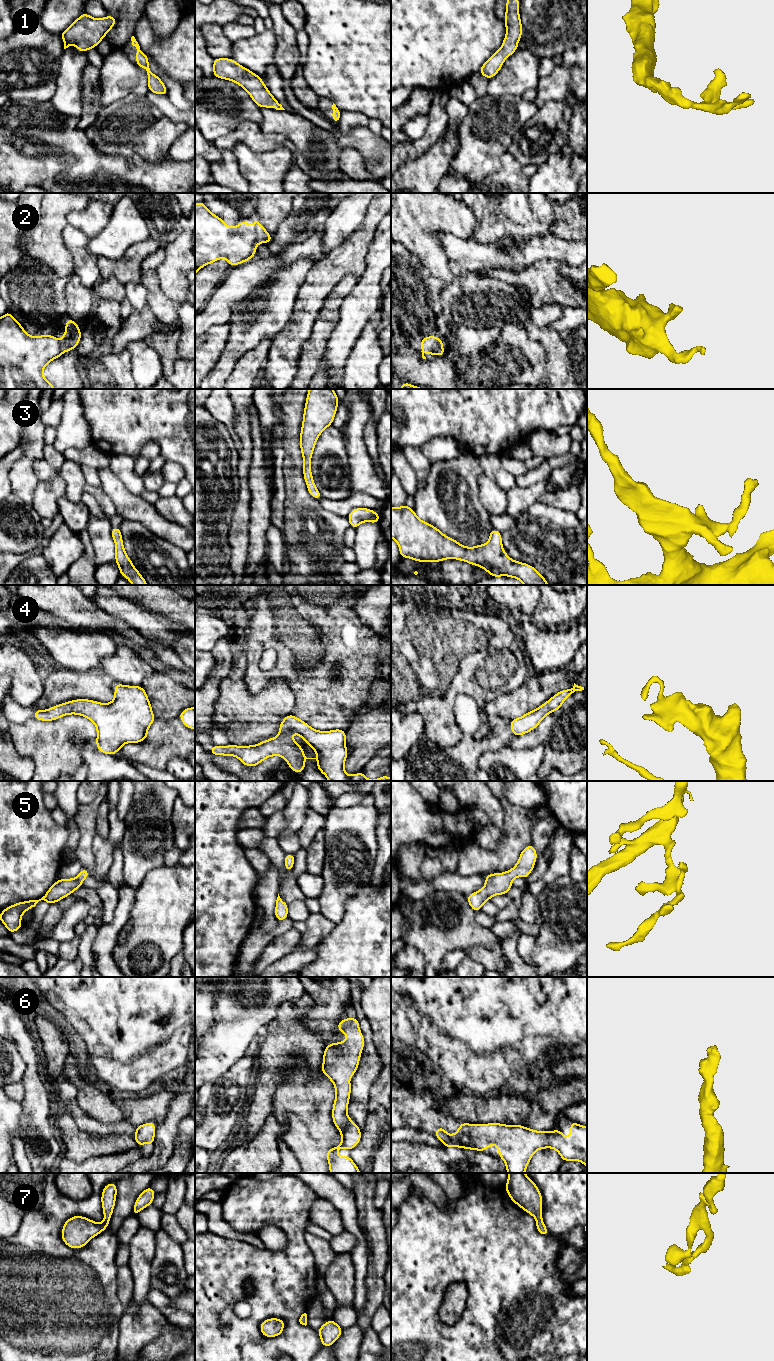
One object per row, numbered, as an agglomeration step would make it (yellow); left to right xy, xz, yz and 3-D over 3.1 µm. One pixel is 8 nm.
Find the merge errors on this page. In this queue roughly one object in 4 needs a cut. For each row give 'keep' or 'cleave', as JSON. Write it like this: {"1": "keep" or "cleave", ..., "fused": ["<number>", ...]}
{"1": "keep", "2": "keep", "3": "keep", "4": "keep", "5": "keep", "6": "keep", "7": "keep", "fused": []}

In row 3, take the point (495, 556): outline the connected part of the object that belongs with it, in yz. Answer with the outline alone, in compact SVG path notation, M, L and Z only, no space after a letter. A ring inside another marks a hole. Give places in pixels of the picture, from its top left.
M407 503L401 507L391 507L391 538L399 547L401 558L411 558L416 562L441 562L446 559L465 561L471 565L481 567L493 577L508 576L520 580L524 585L549 585L532 565L511 559L503 550L502 535L492 529L489 542L474 547L466 547L455 539L444 535L437 527L420 520L414 509Z

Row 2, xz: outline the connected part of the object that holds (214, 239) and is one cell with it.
M204 202L195 203L195 275L202 267L221 258L225 258L231 267L244 263L255 257L259 242L268 244L272 237L256 219L252 226L248 221L240 221L232 228L212 214Z

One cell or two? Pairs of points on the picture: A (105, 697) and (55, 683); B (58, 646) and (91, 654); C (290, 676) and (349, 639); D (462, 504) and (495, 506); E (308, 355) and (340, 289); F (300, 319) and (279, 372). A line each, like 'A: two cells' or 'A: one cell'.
A: one cell
B: one cell
C: one cell
D: two cells
E: one cell
F: one cell

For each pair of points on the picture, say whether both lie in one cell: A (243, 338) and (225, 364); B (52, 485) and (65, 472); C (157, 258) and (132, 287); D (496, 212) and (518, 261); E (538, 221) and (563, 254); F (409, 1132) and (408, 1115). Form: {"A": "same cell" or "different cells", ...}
{"A": "same cell", "B": "different cells", "C": "different cells", "D": "different cells", "E": "different cells", "F": "different cells"}

